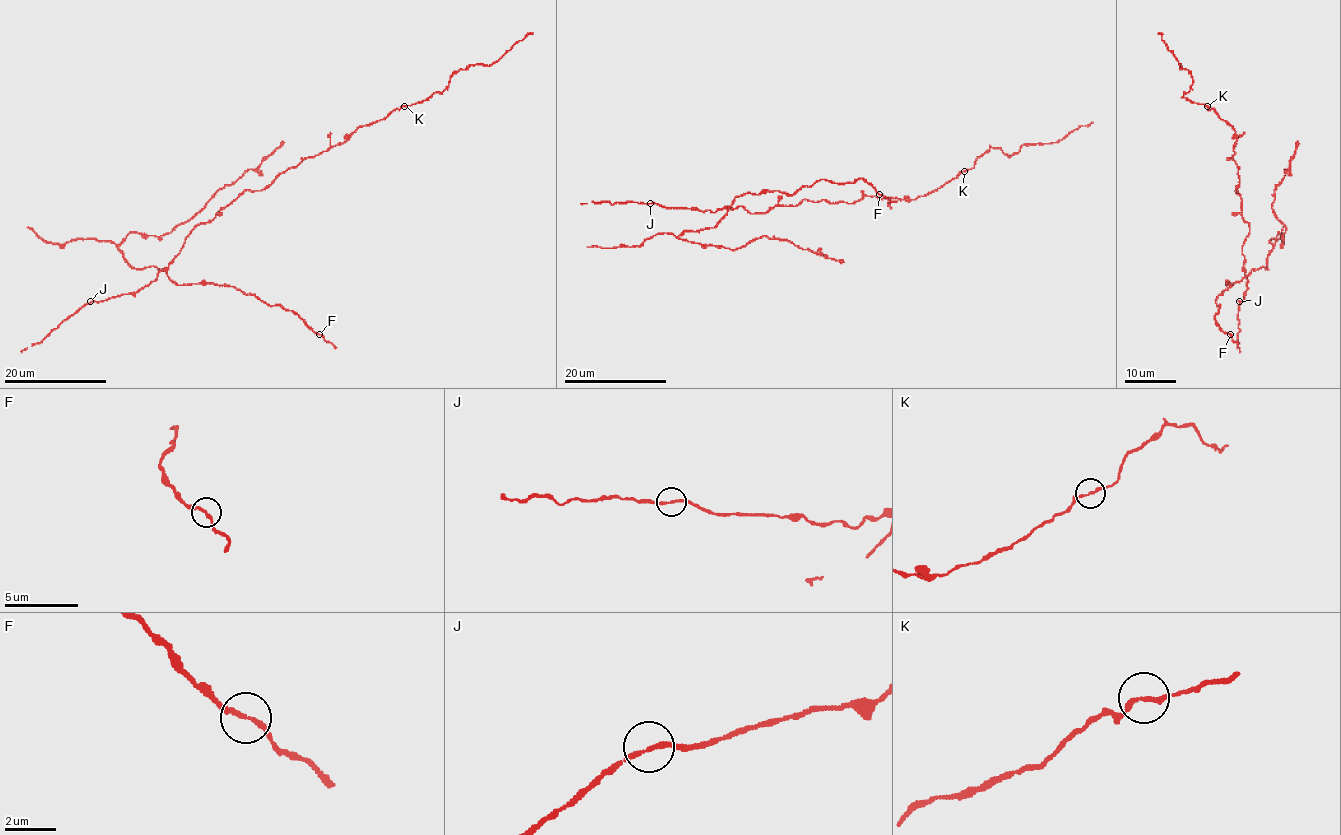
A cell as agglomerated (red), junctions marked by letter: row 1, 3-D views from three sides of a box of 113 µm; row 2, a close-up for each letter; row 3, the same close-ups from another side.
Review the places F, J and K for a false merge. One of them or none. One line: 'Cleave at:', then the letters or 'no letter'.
Cleave at: no letter

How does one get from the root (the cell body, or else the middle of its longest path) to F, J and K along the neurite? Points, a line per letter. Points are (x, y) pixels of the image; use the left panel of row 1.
F: (233, 201), (191, 231), (168, 266), (168, 277), (176, 285), (234, 286), (270, 305), (293, 310), (319, 335)
J: (233, 201), (212, 220), (199, 224), (186, 238), (173, 261), (148, 285), (135, 293), (90, 301)
K: (233, 201), (247, 189), (265, 189), (282, 173), (305, 159), (343, 143), (359, 127), (384, 119), (404, 105)

